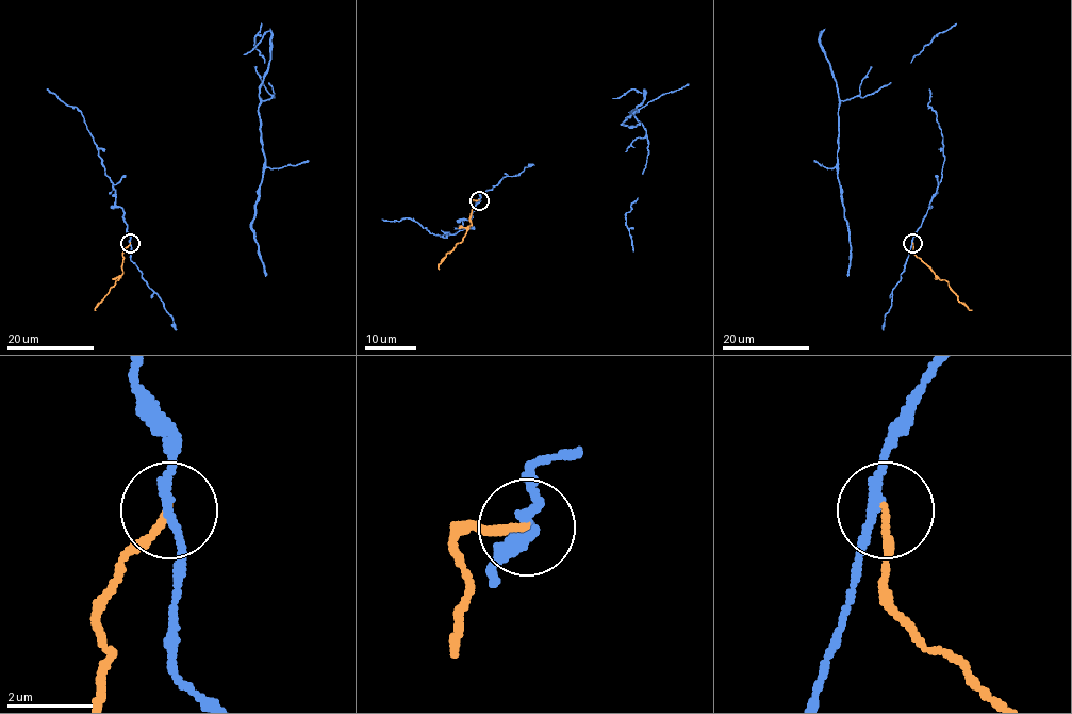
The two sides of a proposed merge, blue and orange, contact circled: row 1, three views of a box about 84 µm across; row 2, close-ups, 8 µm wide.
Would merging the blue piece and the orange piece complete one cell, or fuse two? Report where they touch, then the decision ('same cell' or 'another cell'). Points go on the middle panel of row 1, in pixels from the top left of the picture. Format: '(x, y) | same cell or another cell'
(479, 200) | another cell

